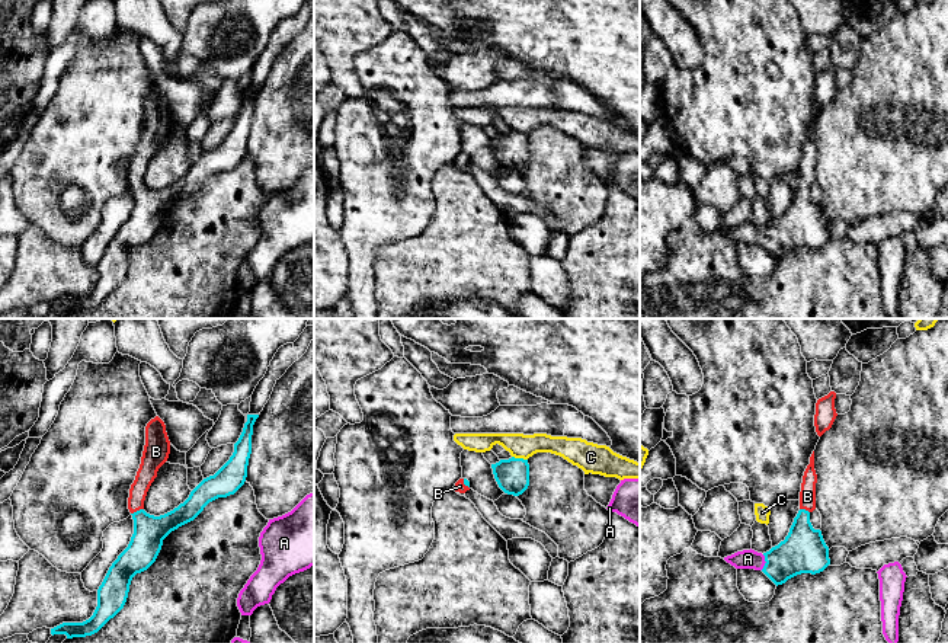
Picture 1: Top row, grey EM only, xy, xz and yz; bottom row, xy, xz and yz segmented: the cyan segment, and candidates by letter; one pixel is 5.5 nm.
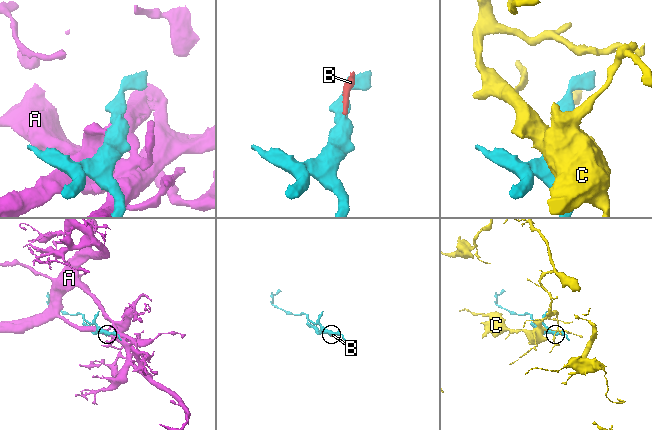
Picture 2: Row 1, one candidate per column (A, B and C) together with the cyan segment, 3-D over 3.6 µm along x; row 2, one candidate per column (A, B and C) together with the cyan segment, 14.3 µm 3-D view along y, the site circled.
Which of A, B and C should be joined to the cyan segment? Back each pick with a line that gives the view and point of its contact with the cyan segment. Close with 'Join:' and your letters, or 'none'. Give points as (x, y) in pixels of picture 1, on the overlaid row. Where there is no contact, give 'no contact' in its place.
A: meets cyan in yz at (765, 560)
B: meets cyan in xy at (137, 511)
Join: A, B

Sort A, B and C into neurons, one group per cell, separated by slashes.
A B / C

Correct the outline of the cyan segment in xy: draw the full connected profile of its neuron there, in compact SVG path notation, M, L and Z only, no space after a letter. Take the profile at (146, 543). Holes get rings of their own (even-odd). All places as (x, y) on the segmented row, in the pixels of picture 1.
M247 415L230 460L214 476L204 479L183 503L160 516L147 514L144 500L158 468L169 458L170 441L166 425L158 416L147 423L141 464L128 498L128 509L134 519L131 541L112 563L99 586L93 615L83 623L63 623L51 628L52 636L65 634L67 639L73 639L97 633L124 608L132 578L156 562L163 540L172 531L193 521L209 502L234 495L244 484L252 454L253 425L257 418L259 415Z

